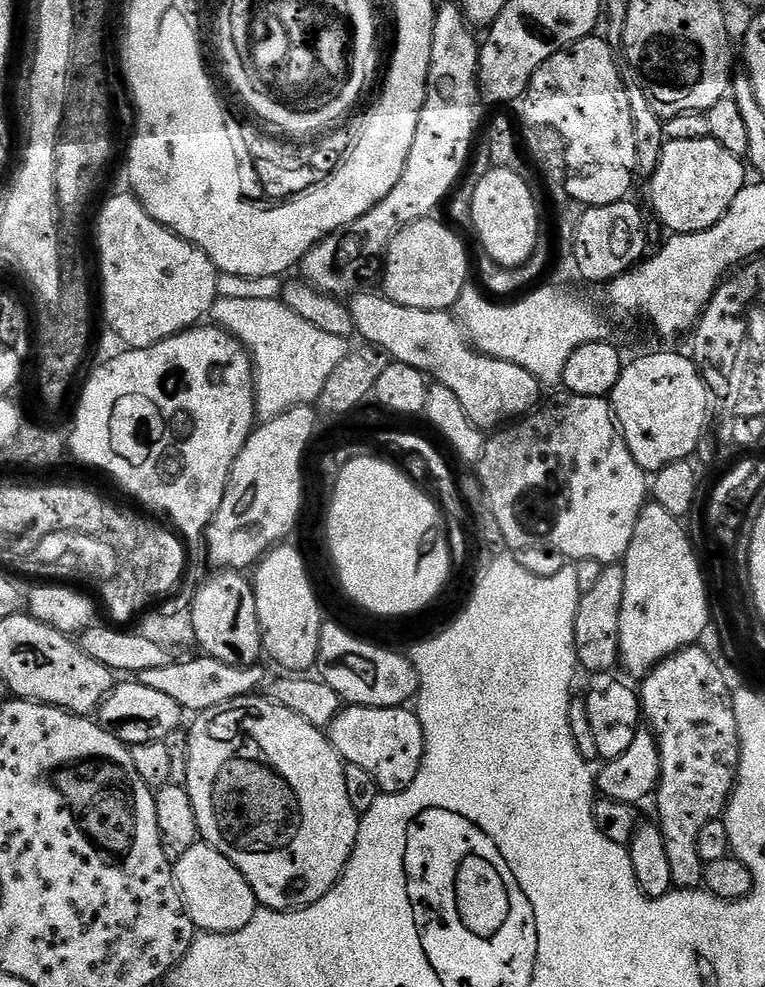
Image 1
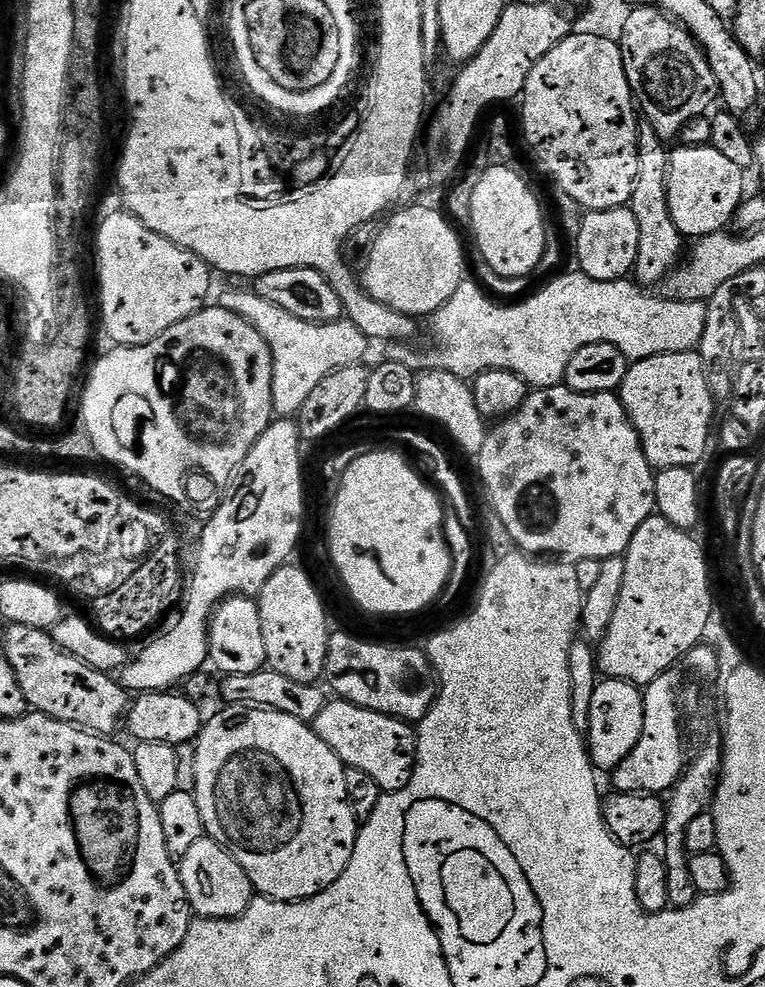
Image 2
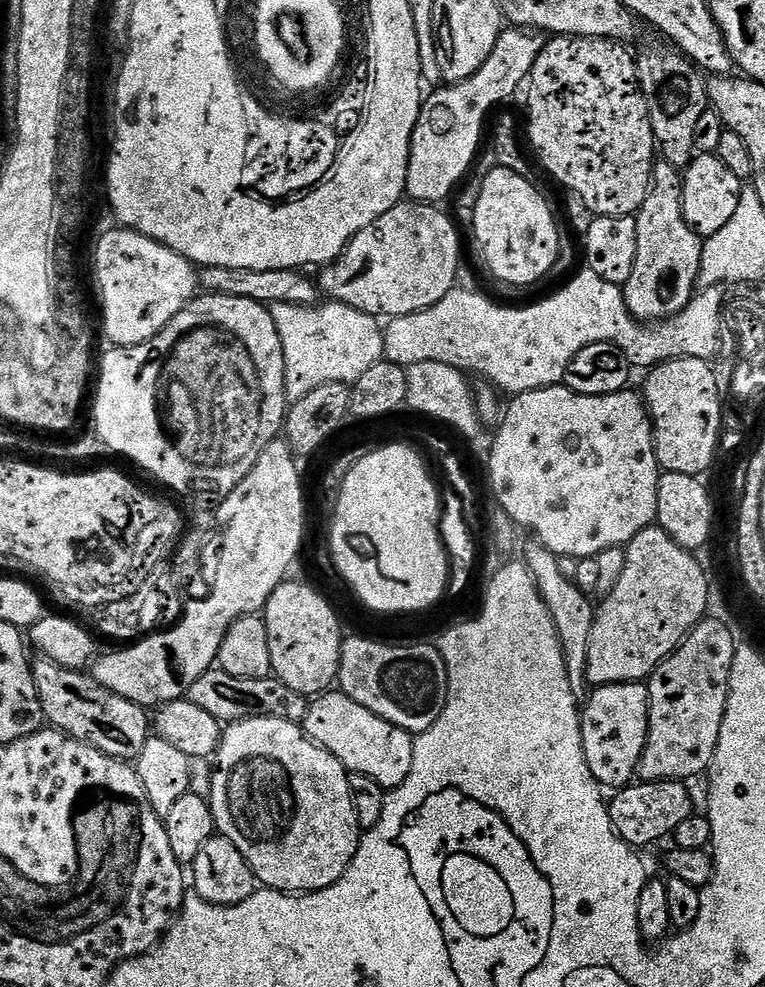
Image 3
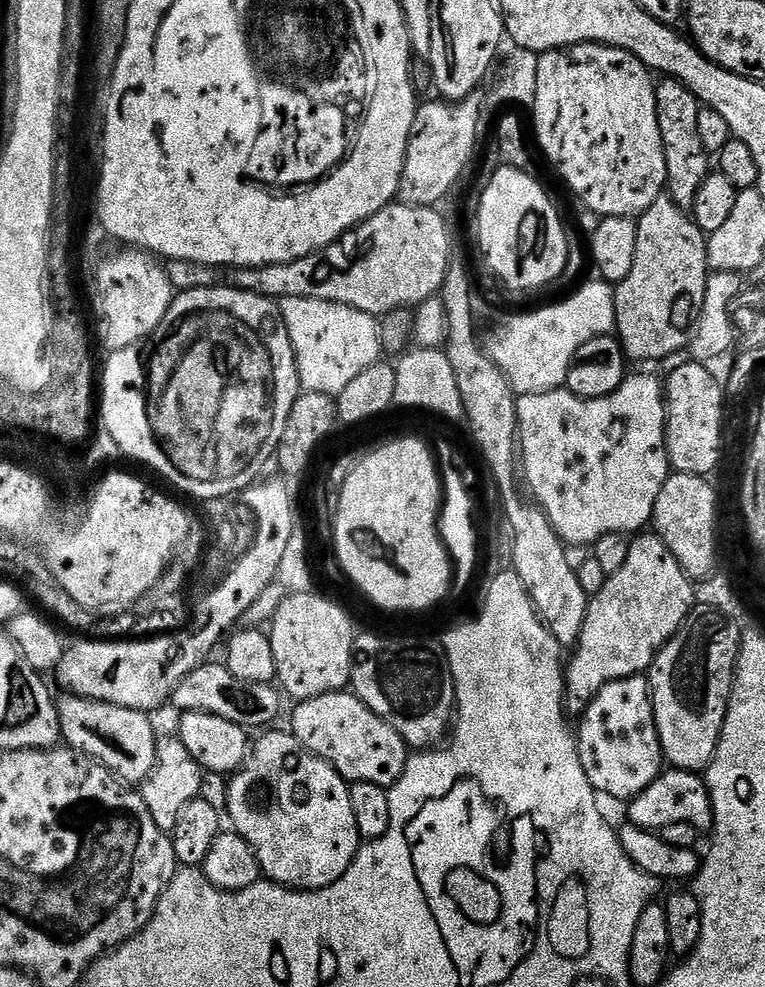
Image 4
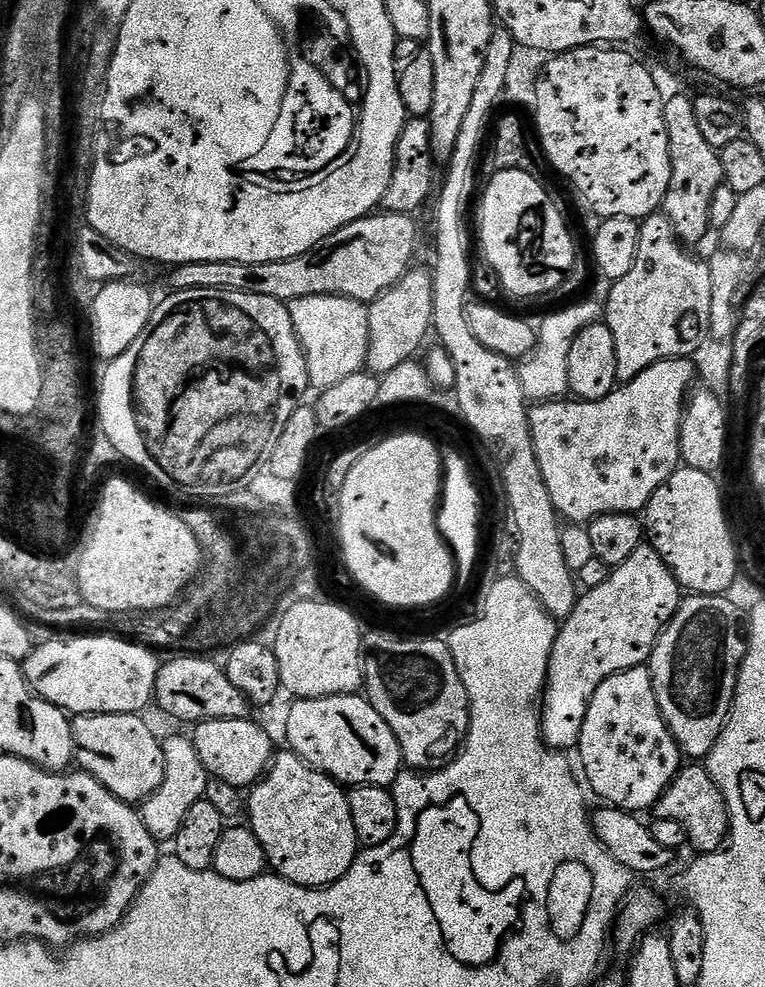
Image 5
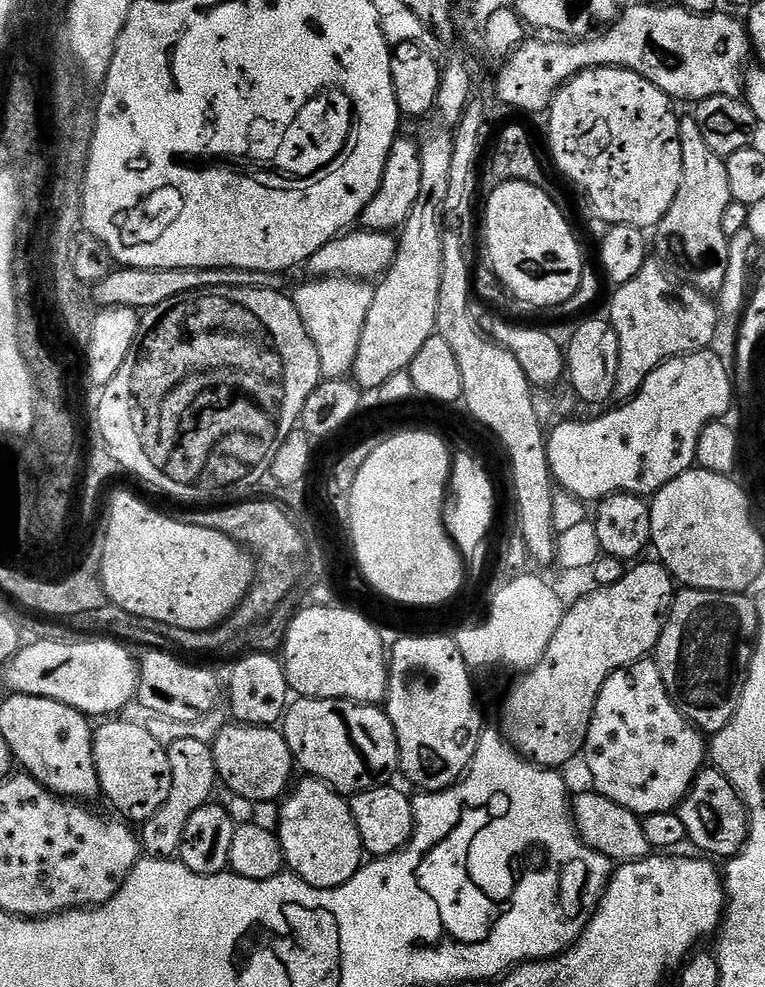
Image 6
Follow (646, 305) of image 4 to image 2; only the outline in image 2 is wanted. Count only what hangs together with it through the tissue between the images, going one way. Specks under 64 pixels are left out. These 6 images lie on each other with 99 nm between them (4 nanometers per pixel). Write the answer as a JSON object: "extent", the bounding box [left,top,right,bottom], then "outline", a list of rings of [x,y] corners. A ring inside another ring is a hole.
{"extent":[631,122,686,286],"outline":[[[644,122],[640,125],[638,146],[638,178],[632,195],[631,210],[638,218],[638,258],[634,269],[635,283],[641,286],[657,286],[672,275],[681,263],[686,237],[674,226],[668,205],[668,167],[670,166],[669,145]]]}

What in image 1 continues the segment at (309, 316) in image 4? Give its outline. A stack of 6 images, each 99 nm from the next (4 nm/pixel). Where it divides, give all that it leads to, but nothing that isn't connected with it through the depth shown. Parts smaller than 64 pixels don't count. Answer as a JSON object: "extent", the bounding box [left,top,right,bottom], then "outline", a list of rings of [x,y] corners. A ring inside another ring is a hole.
{"extent":[210,294,350,421],"outline":[[[220,294],[217,295],[216,301],[212,303],[210,320],[213,325],[223,328],[225,332],[229,332],[235,340],[240,341],[248,349],[248,354],[252,358],[256,374],[256,415],[261,421],[273,420],[275,416],[289,412],[292,408],[315,405],[323,392],[323,388],[326,386],[327,379],[330,378],[330,374],[334,373],[338,364],[350,353],[349,341],[345,337],[326,334],[326,330],[318,330],[318,326],[306,322],[306,318],[298,318],[298,314],[294,314],[294,310],[290,310],[290,306],[286,306],[283,299],[280,298],[276,298],[276,300],[263,300],[260,296],[224,296],[224,294]]]}

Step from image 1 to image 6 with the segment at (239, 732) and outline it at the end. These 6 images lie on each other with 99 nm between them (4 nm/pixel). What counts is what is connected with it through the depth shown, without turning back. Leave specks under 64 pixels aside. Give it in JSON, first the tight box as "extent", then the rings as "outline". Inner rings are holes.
{"extent":[278,778,366,888],"outline":[[[304,778],[304,781],[300,785],[298,784],[283,797],[282,803],[279,805],[281,808],[278,839],[280,850],[284,853],[284,863],[290,869],[291,875],[304,880],[315,888],[342,886],[346,882],[350,882],[350,878],[354,878],[354,874],[358,874],[358,870],[366,860],[364,843],[358,826],[354,822],[351,803],[341,793],[332,789],[329,784],[323,784],[315,778]]]}

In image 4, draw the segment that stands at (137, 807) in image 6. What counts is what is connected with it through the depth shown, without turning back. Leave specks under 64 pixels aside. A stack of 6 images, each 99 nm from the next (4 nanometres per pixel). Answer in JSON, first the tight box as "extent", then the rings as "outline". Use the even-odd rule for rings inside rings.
{"extent":[56,694,158,786],"outline":[[[64,694],[56,700],[58,722],[63,743],[77,752],[97,760],[108,771],[129,785],[136,786],[156,769],[158,732],[152,729],[149,713],[107,704],[101,700],[85,700],[82,696]]]}

